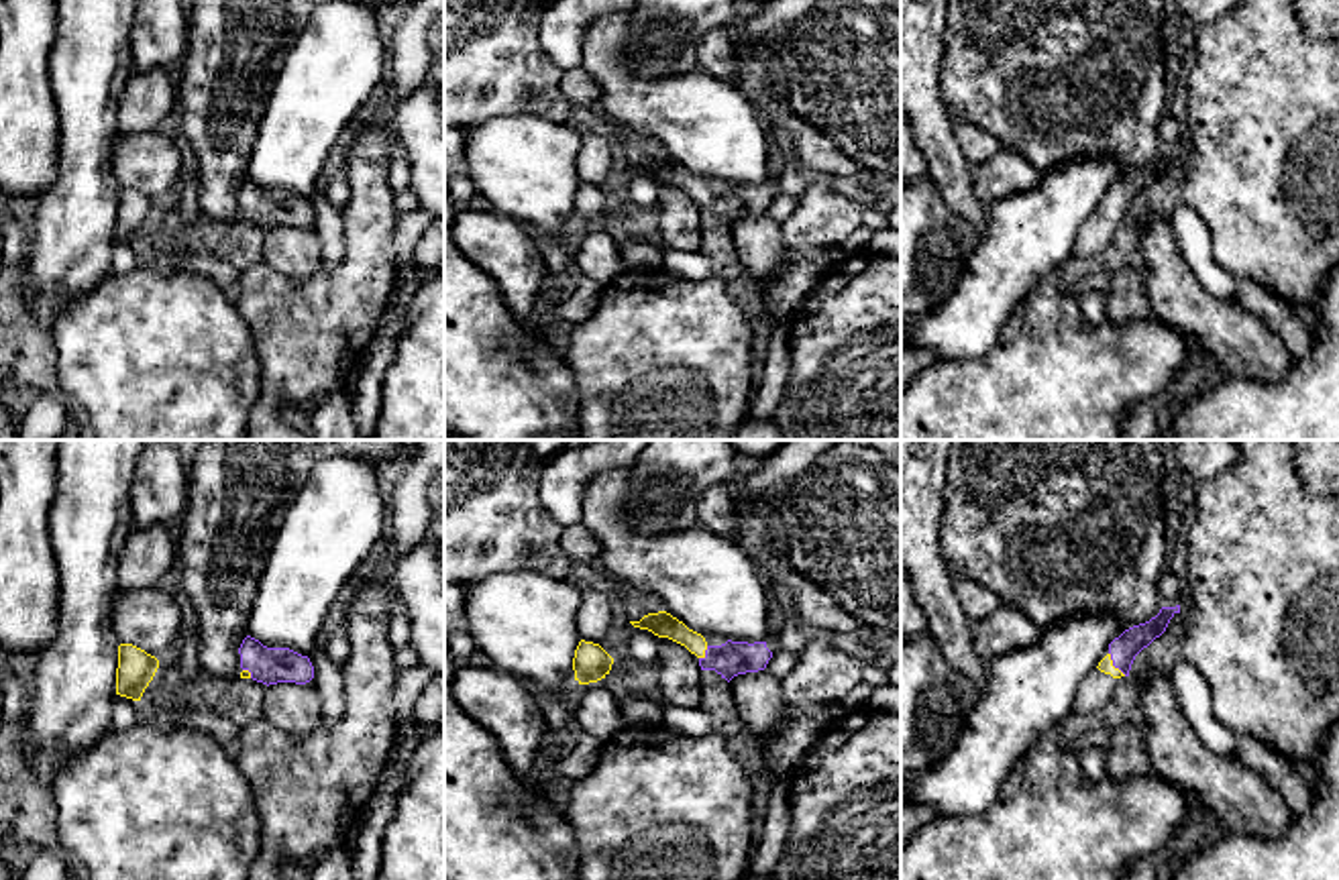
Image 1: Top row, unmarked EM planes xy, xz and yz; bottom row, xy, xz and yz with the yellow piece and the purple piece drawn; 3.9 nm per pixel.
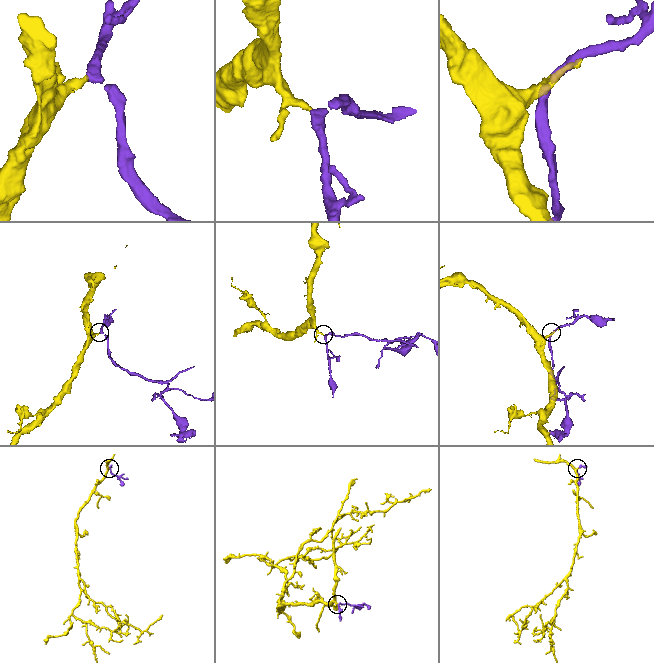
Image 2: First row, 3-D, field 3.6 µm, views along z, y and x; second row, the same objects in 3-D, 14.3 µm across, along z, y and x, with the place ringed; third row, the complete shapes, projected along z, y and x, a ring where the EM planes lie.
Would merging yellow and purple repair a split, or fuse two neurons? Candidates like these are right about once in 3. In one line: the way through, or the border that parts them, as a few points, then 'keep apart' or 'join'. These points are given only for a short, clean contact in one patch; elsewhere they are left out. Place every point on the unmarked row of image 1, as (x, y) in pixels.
way yz (1105, 208), (1111, 208), (1123, 192); join

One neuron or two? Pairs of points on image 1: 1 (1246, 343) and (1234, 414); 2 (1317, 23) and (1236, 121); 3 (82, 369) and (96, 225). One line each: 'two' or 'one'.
1: two
2: two
3: two

